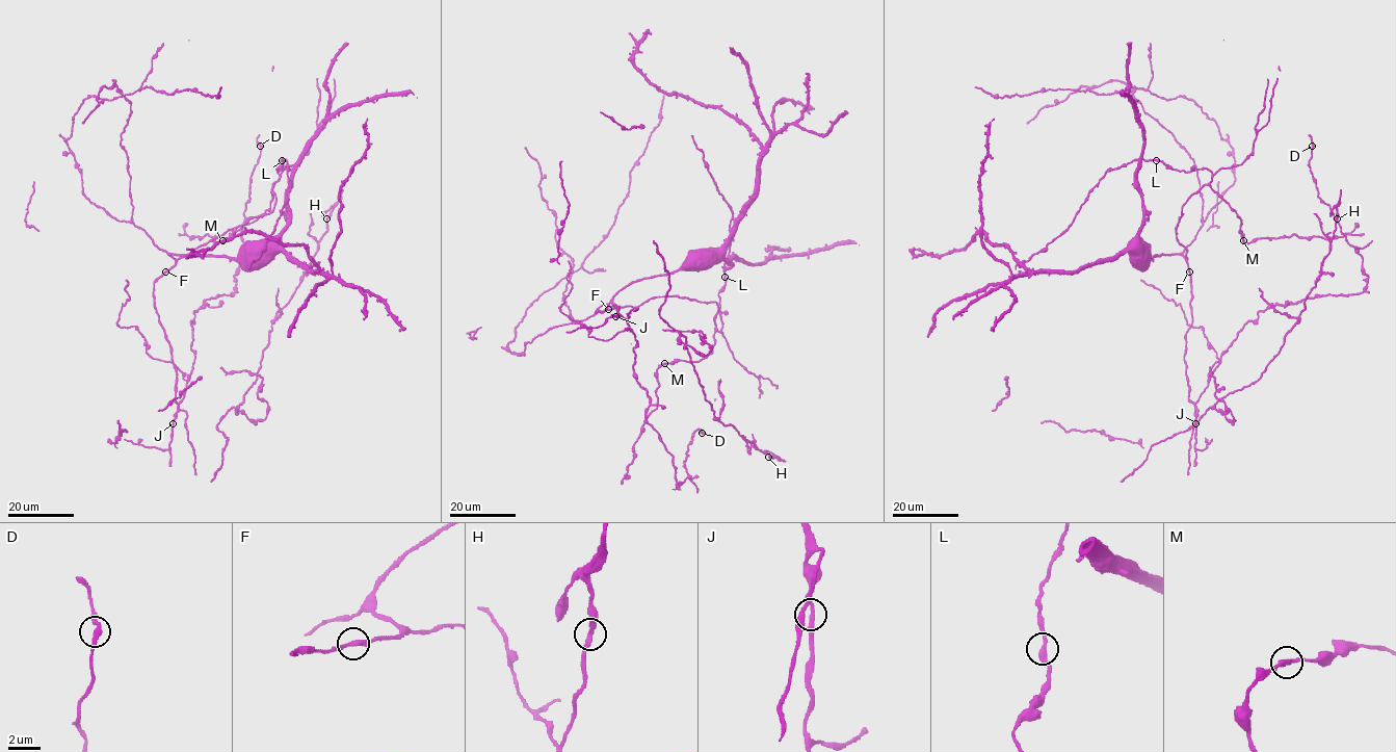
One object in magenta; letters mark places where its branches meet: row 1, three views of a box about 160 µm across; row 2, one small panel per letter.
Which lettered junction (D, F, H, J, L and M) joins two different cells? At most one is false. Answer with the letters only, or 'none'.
none

